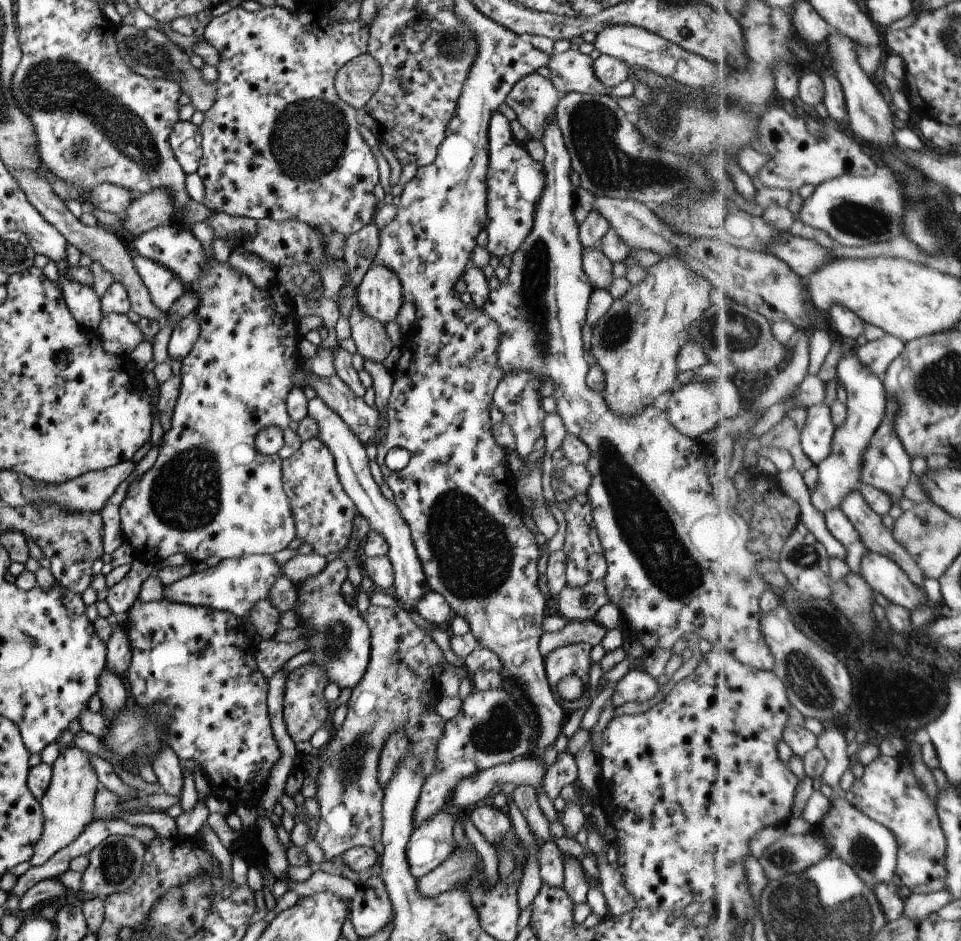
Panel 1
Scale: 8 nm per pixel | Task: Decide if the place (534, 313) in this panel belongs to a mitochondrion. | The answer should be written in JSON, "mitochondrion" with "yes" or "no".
{"mitochondrion":"yes"}

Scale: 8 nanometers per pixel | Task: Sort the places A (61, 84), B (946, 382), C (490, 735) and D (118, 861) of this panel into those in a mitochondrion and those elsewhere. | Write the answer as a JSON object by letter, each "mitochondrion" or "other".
{"A":"mitochondrion","B":"mitochondrion","C":"mitochondrion","D":"mitochondrion"}

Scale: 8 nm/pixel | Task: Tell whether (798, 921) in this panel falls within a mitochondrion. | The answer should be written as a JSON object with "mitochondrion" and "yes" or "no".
{"mitochondrion":"yes"}

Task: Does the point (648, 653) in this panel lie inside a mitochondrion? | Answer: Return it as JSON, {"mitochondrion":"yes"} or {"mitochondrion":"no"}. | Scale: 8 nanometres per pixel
{"mitochondrion":"no"}

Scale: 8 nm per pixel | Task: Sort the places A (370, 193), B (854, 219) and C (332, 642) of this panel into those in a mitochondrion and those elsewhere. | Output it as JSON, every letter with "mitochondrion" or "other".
{"A":"other","B":"mitochondrion","C":"mitochondrion"}

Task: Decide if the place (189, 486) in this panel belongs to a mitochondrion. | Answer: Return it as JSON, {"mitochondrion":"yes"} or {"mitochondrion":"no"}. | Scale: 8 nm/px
{"mitochondrion":"yes"}

